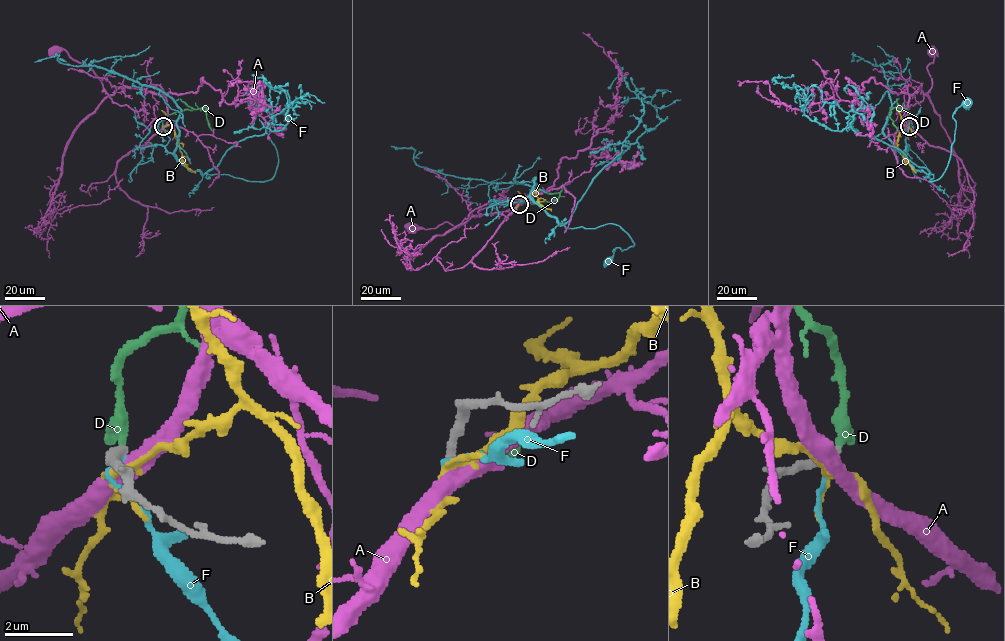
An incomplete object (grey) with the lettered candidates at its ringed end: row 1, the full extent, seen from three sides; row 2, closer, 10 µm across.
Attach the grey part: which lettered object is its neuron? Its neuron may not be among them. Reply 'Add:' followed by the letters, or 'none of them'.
Add: D

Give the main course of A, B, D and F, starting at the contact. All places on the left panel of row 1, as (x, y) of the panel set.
A: (163, 127), (167, 101), (159, 85), (147, 88), (136, 111), (114, 102), (90, 67), (64, 49), (55, 52)
B: (162, 127), (172, 126), (181, 161), (195, 173)
D: (163, 126), (169, 114), (205, 107), (208, 126), (213, 131)
F: (163, 126), (170, 139), (165, 148), (189, 169), (265, 181), (274, 175), (278, 156), (265, 120), (250, 103)

